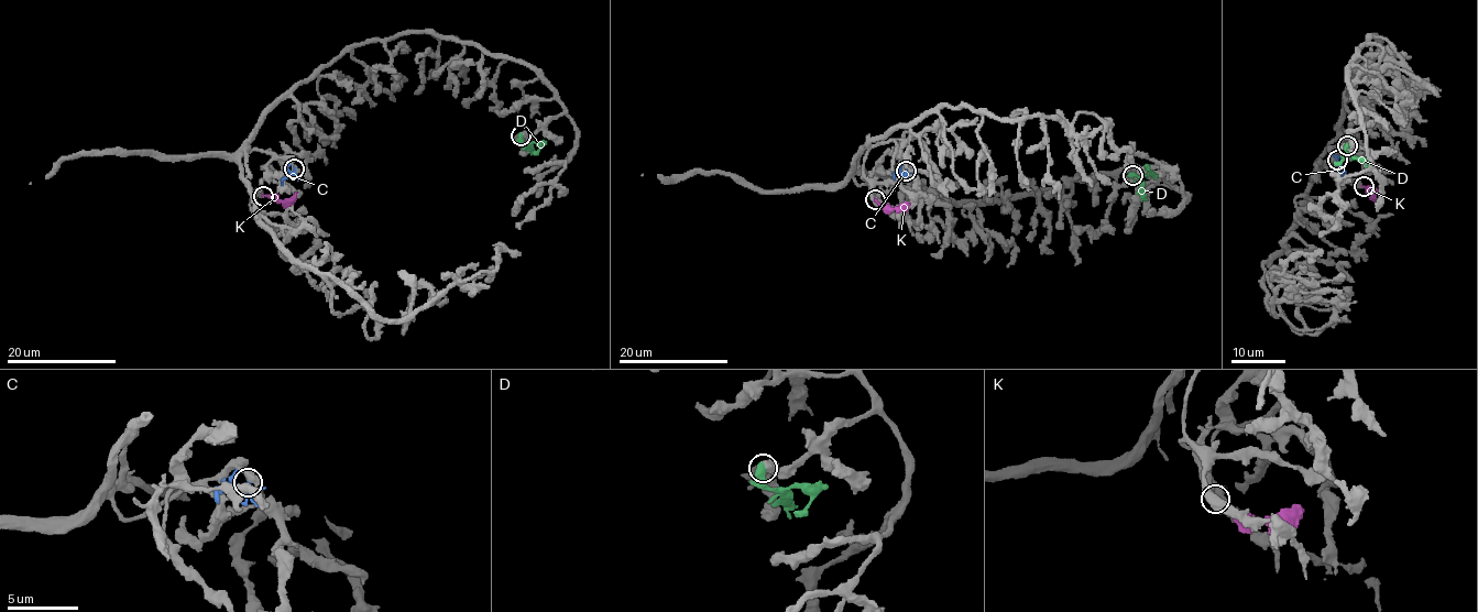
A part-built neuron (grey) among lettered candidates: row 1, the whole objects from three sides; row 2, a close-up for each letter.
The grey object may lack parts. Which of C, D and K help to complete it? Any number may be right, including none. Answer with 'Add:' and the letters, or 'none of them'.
Add: K

